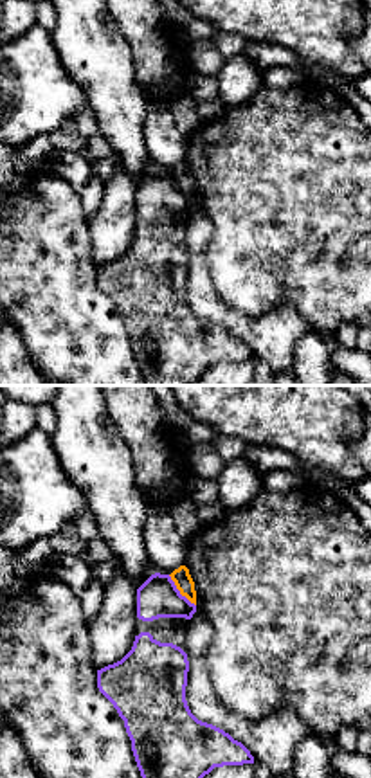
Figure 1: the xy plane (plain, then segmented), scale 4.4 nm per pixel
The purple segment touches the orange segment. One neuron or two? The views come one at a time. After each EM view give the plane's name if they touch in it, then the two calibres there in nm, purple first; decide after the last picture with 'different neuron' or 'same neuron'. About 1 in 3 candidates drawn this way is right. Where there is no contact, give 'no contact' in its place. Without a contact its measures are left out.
xy | 180/80 nm

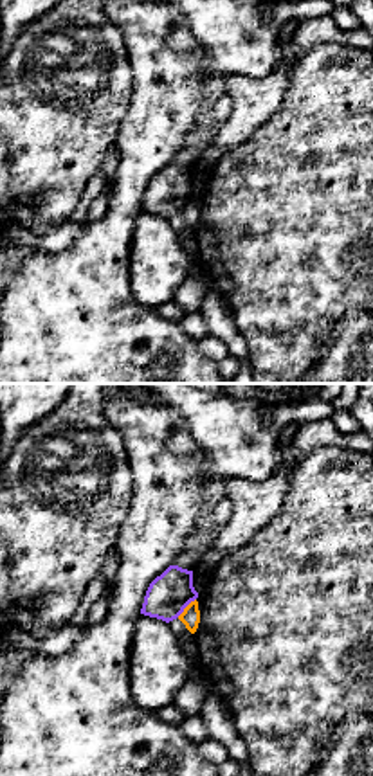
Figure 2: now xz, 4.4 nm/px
xz | 190/80 nm

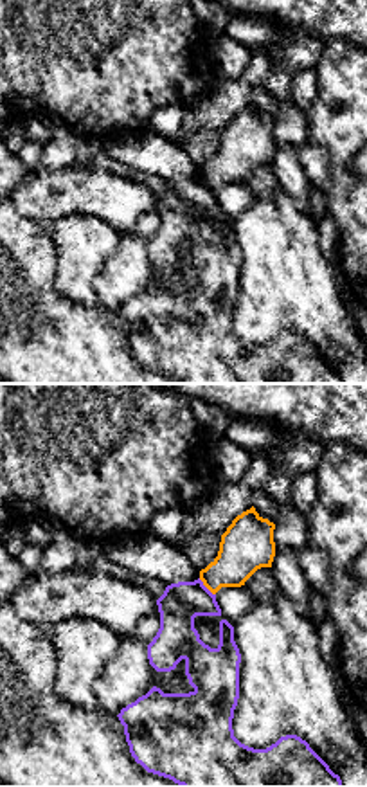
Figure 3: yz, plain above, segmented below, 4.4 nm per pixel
yz | 180/220 nm

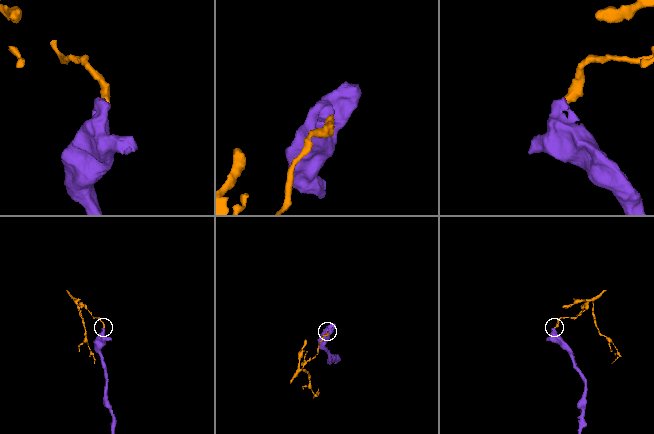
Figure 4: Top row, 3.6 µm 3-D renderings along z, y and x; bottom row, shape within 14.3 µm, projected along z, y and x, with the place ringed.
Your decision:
different neuron

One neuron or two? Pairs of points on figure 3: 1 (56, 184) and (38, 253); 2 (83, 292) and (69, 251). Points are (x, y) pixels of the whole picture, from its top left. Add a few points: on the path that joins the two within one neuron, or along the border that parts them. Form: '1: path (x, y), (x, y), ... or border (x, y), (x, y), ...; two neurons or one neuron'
1: border (18, 209), (47, 229); two neurons
2: path (76, 281), (76, 262); one neuron

